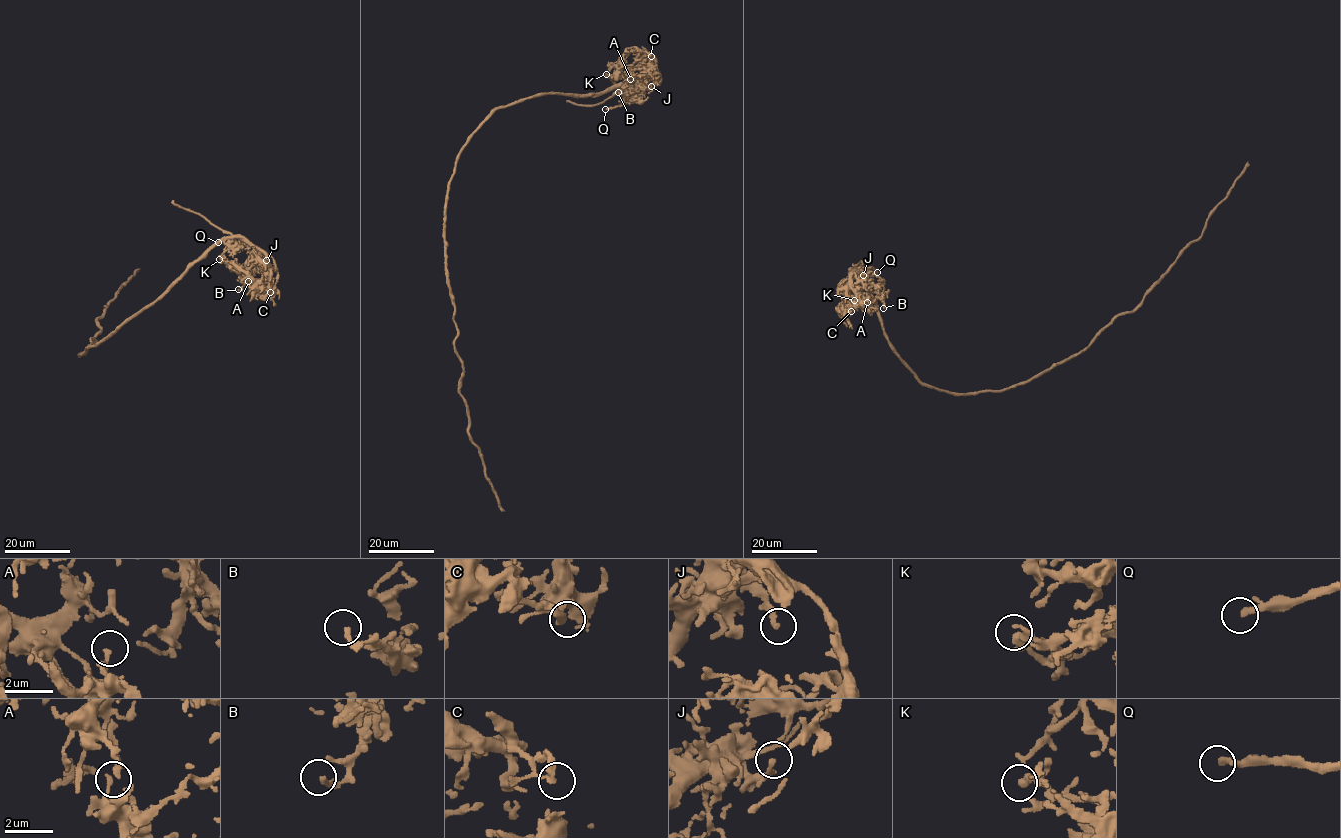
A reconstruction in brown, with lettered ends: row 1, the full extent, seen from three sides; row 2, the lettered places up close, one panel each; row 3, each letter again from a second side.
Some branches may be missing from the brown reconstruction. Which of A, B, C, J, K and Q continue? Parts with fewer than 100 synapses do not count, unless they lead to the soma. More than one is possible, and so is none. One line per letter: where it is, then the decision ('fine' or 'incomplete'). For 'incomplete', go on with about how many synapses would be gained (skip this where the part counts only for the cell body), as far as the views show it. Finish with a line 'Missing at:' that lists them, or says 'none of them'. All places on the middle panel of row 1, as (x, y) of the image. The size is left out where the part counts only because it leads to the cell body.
A: at (630, 79); fine
B: at (618, 92); fine
C: at (651, 56); fine
J: at (651, 86); fine
K: at (606, 74); fine
Q: at (605, 109); fine
Missing at: none of them

